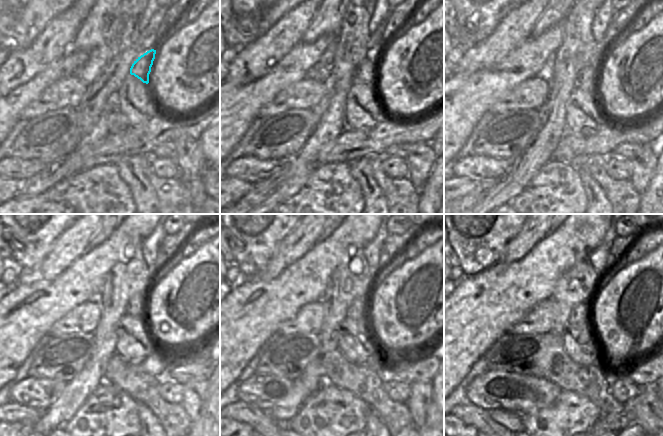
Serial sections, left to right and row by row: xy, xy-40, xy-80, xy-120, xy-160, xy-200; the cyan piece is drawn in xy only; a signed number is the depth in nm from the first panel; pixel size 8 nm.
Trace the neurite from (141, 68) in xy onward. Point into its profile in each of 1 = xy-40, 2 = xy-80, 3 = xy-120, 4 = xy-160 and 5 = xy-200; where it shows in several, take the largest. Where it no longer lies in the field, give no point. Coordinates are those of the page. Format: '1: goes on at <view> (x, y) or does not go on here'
1: goes on at xy-40 (364, 73)
2: goes on at xy-80 (587, 77)
3: goes on at xy-120 (136, 306)
4: goes on at xy-160 (359, 308)
5: goes on at xy-200 (576, 318)

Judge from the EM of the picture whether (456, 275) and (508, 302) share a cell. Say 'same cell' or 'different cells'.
different cells

